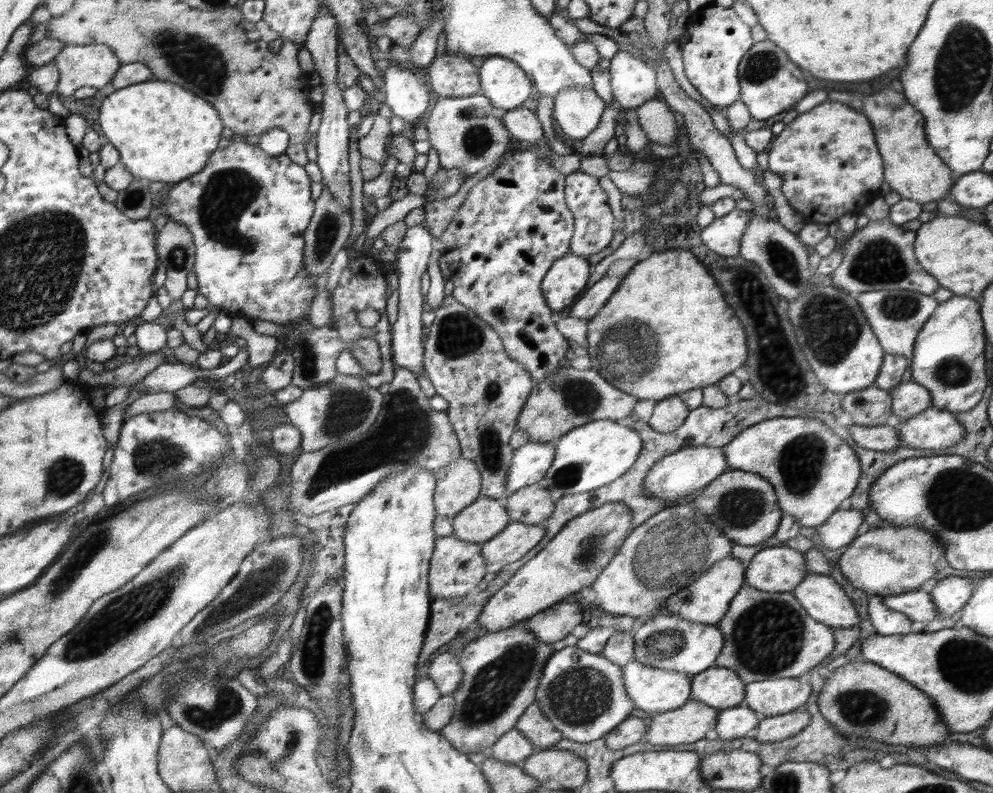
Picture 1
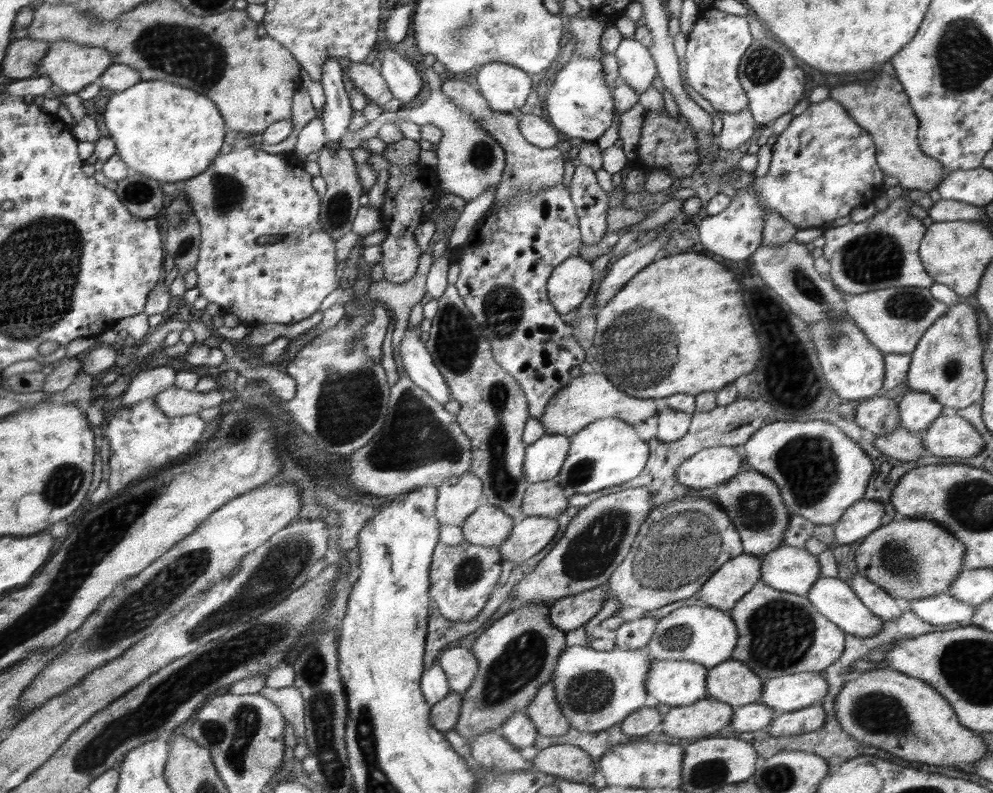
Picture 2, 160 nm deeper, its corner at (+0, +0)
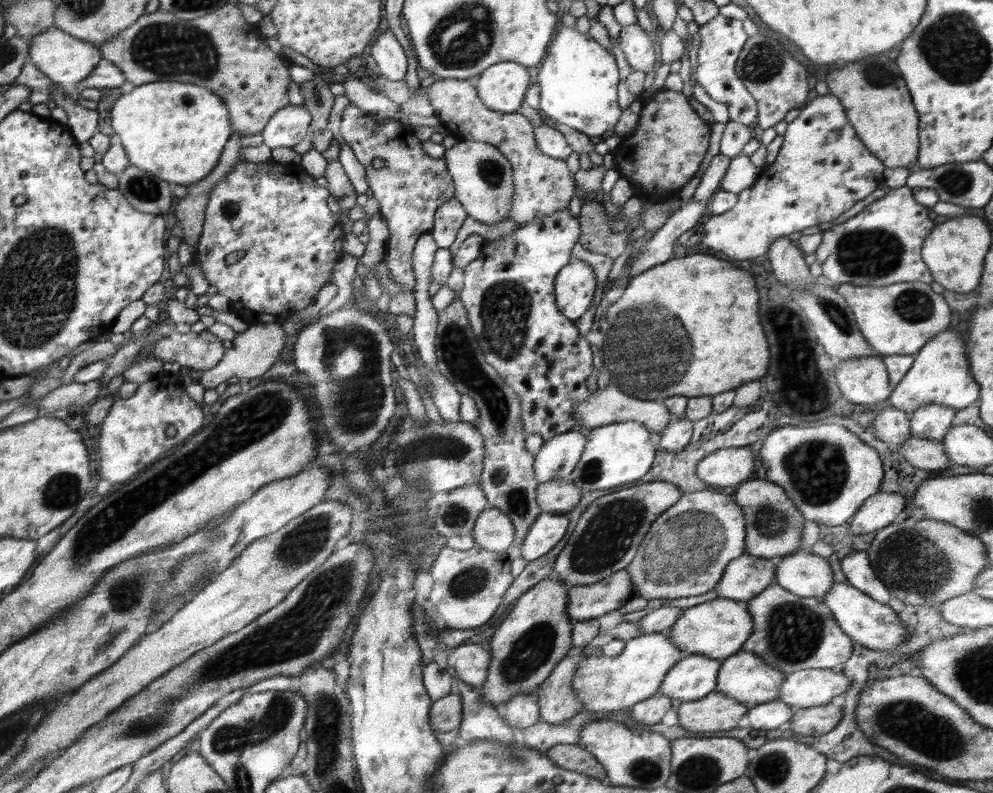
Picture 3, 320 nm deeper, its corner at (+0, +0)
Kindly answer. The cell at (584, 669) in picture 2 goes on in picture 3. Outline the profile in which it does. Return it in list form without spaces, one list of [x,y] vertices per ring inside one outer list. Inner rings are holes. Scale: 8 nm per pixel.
[[[666,631],[657,633],[644,633],[625,642],[624,650],[618,656],[586,655],[582,659],[581,666],[577,670],[577,676],[573,679],[573,689],[577,697],[583,702],[583,708],[591,712],[595,718],[614,717],[618,712],[634,707],[641,700],[649,699],[659,692],[662,681],[669,674],[677,662],[684,656],[680,649],[667,636]]]

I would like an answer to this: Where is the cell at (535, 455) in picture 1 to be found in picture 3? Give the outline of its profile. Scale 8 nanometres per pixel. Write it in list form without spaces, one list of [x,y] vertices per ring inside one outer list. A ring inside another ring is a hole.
[[[578,430],[544,441],[534,456],[537,480],[546,483],[568,476],[581,459],[586,439],[587,432]]]

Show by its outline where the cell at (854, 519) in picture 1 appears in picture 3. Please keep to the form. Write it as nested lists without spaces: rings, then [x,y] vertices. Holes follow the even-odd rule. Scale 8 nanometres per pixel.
[[[880,491],[870,496],[850,520],[851,533],[874,533],[881,528],[886,528],[890,523],[895,522],[897,515],[901,515],[907,503],[907,498],[898,493]]]

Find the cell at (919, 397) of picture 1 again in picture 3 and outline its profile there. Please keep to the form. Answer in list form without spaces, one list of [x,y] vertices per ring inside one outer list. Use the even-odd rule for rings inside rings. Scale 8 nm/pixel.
[[[938,404],[920,406],[910,414],[912,436],[941,442],[953,427],[957,410]]]

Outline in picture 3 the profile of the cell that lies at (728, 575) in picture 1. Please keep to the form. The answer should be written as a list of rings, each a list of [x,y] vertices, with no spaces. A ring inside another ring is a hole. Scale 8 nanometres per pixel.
[[[745,554],[728,564],[714,588],[718,597],[749,601],[775,582],[775,559]]]

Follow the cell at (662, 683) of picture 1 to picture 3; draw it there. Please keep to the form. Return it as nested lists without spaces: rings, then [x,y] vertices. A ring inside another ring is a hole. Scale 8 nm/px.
[[[684,655],[669,670],[659,692],[682,702],[704,699],[717,688],[722,660],[707,656]]]

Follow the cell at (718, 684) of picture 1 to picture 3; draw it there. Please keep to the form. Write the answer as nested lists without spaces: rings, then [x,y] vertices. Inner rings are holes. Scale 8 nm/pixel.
[[[742,649],[736,655],[722,660],[720,674],[717,676],[716,690],[730,698],[735,698],[750,708],[760,703],[778,699],[786,675],[785,672],[766,664],[766,661],[762,660],[757,654]]]

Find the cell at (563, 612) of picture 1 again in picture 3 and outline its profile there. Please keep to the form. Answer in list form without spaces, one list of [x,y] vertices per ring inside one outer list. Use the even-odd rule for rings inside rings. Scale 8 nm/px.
[[[626,569],[600,582],[569,587],[568,613],[573,622],[597,619],[623,606],[637,595]]]

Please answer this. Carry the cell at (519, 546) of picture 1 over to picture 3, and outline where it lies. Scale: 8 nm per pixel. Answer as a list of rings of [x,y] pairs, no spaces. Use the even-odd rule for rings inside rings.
[[[542,512],[526,534],[525,542],[521,546],[521,557],[527,561],[534,561],[549,554],[564,538],[568,527],[568,514]]]

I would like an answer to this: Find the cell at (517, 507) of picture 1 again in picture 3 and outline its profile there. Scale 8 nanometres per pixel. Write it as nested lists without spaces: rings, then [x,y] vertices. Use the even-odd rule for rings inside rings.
[[[563,479],[540,482],[537,486],[537,503],[544,513],[569,514],[581,502],[582,495],[578,485]]]

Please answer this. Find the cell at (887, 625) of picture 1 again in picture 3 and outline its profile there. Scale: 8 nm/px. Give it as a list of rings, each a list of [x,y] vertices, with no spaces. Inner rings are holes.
[[[865,550],[850,552],[846,558],[841,560],[841,568],[846,575],[848,584],[861,589],[874,600],[888,605],[888,600],[892,596],[889,589],[874,574]]]

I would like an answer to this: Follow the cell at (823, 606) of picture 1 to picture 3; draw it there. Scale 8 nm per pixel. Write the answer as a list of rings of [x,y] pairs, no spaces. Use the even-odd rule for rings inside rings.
[[[840,582],[833,584],[828,594],[821,599],[830,612],[833,612],[841,629],[857,644],[865,645],[872,650],[894,652],[907,636],[905,624],[899,620],[897,612],[891,606],[874,600],[861,589],[854,588],[854,585]]]

